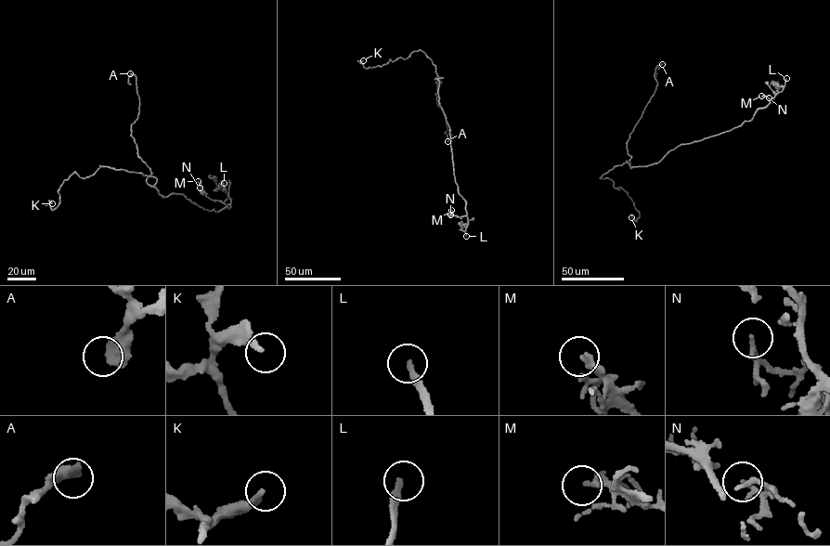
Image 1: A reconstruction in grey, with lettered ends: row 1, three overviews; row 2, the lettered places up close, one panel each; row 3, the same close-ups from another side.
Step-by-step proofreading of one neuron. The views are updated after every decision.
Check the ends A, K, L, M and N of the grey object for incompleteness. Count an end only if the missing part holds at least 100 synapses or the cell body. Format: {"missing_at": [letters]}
{"missing_at": ["L"]}

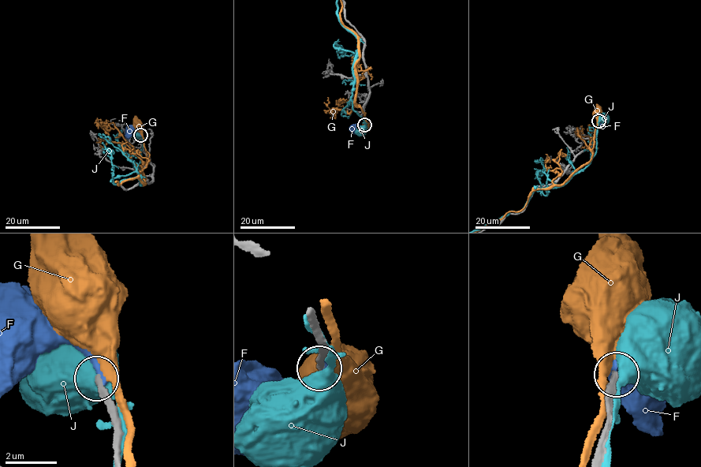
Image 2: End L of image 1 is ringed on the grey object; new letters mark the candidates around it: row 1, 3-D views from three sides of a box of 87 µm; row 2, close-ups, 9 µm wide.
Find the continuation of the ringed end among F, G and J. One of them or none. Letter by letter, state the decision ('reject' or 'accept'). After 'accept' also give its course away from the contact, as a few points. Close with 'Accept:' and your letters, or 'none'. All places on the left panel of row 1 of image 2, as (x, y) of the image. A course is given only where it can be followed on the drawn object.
F: reject
G: reject
J: reject
Accept: none

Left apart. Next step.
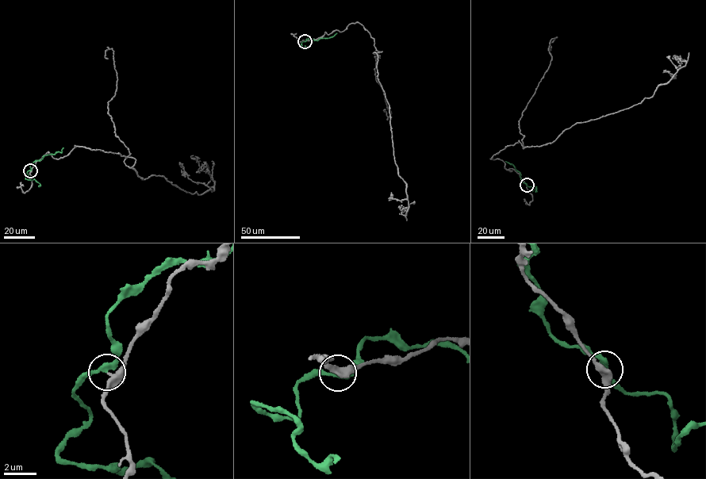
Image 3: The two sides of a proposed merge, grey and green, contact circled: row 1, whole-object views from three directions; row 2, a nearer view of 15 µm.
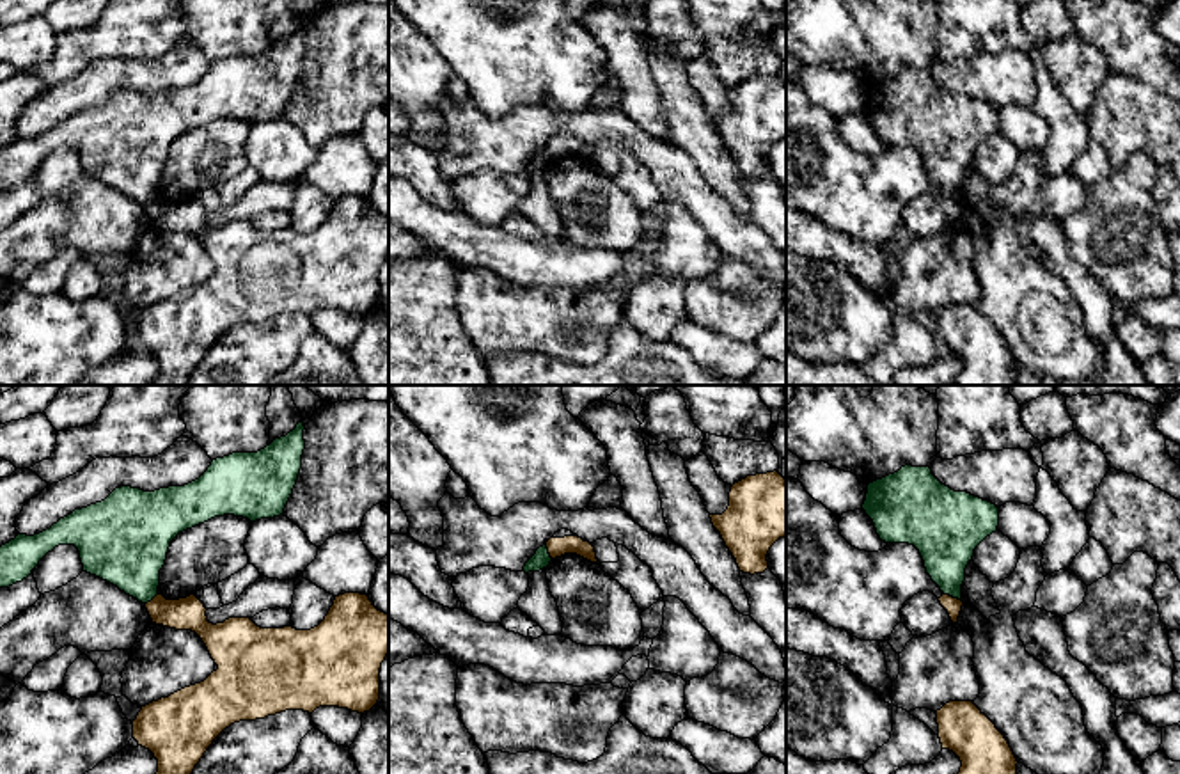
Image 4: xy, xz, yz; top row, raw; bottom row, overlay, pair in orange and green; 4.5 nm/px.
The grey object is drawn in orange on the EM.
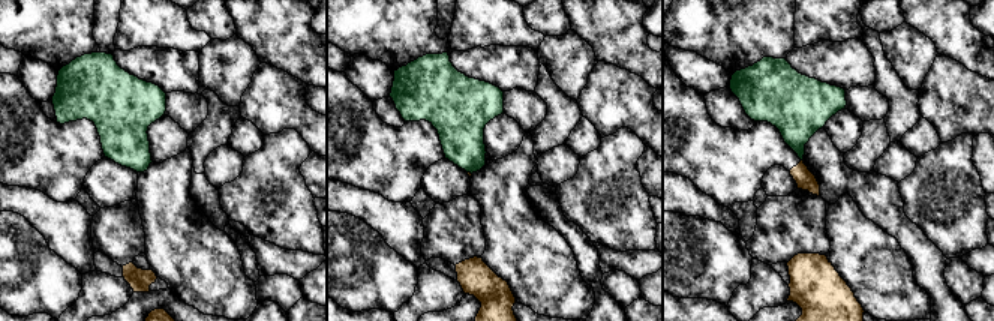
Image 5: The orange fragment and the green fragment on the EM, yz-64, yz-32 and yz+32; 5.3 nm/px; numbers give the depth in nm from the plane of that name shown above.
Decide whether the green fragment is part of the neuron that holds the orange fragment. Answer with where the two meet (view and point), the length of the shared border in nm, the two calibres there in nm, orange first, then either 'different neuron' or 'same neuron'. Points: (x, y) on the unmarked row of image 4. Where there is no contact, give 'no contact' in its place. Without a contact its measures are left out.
meets orange in yz at (951, 199); contact 90 nm long; 80 nm thick on the orange side, 260 nm on the other; different neuron

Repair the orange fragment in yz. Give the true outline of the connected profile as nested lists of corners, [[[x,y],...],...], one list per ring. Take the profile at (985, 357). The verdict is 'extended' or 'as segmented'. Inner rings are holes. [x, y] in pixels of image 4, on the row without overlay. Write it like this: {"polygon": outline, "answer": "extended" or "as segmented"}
{"polygon": [[[949,304],[935,316],[942,351],[953,353],[962,364],[955,385],[1019,385],[1019,364],[1008,343],[972,304]]], "answer": "as segmented"}

